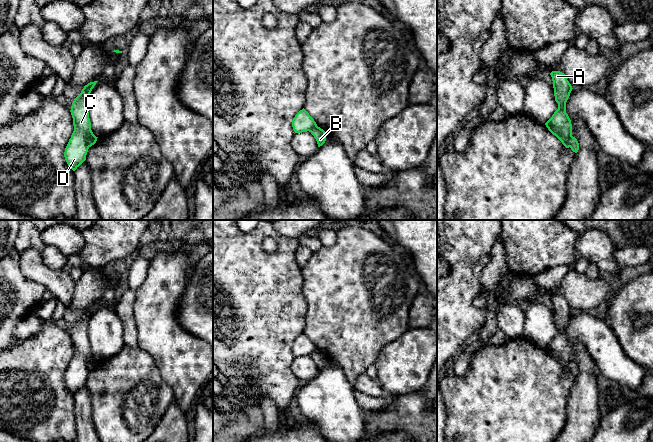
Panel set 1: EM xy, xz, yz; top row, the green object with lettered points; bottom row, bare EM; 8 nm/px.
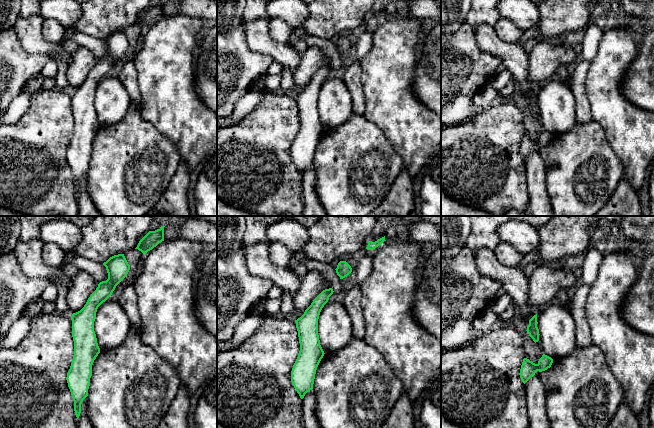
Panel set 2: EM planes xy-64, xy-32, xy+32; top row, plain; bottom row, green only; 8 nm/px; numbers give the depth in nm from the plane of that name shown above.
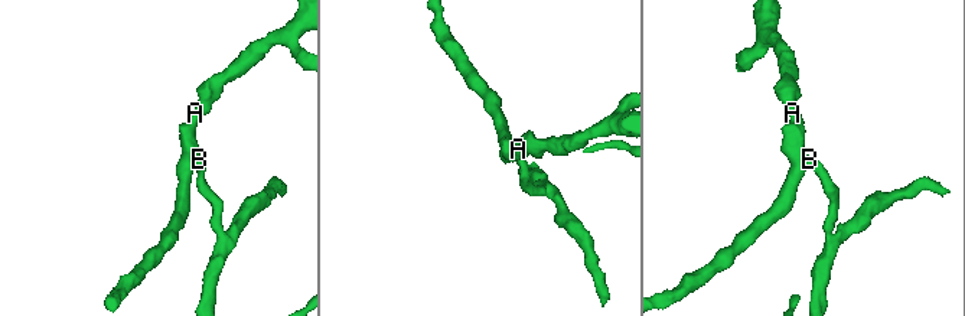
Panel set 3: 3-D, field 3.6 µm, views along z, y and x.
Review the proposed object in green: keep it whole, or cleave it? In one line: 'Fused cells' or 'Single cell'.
Fused cells

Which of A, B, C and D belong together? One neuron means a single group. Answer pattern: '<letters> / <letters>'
A C D / B

